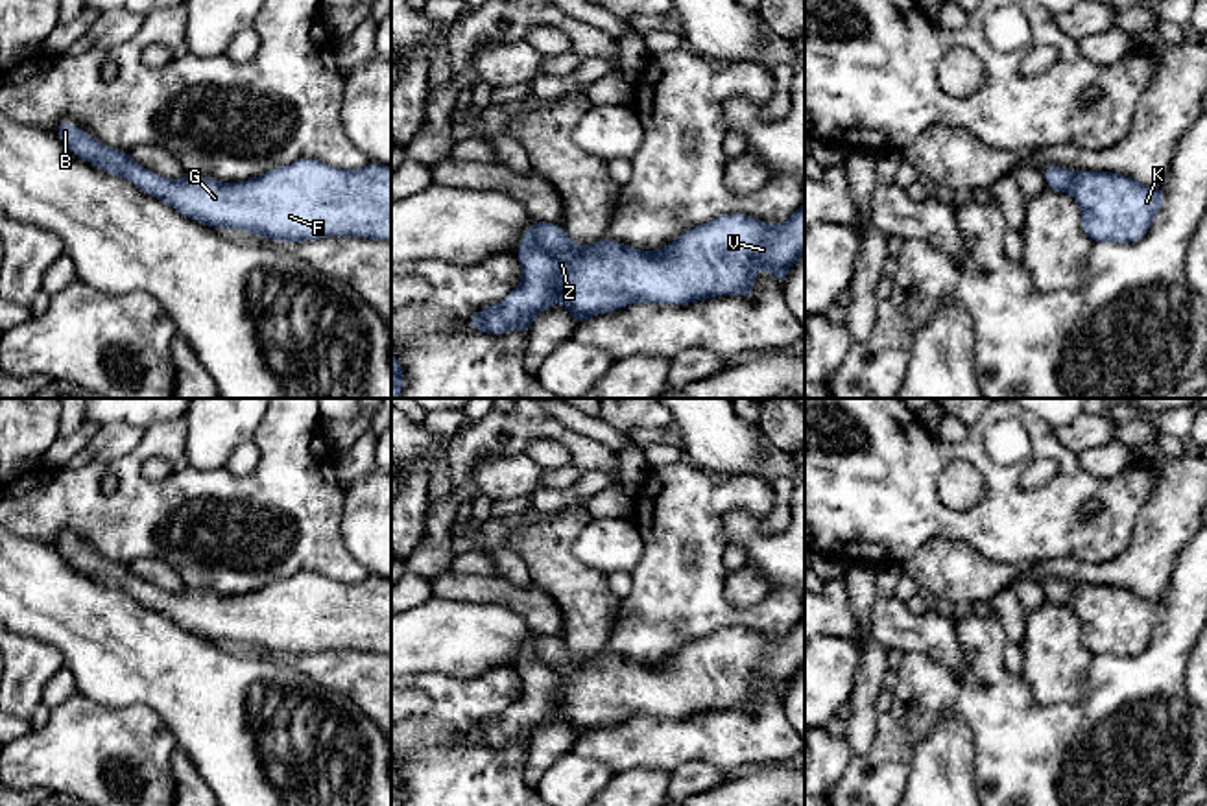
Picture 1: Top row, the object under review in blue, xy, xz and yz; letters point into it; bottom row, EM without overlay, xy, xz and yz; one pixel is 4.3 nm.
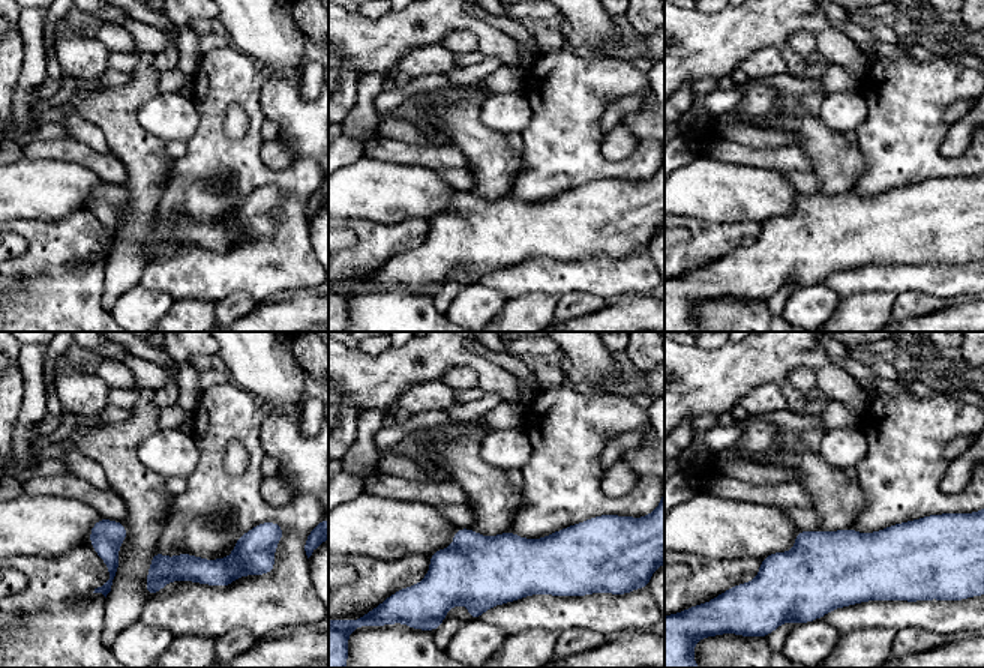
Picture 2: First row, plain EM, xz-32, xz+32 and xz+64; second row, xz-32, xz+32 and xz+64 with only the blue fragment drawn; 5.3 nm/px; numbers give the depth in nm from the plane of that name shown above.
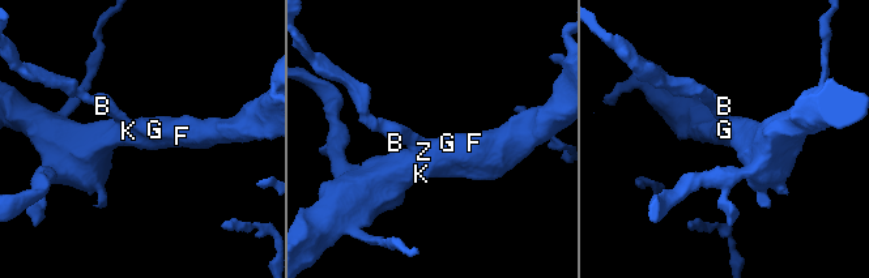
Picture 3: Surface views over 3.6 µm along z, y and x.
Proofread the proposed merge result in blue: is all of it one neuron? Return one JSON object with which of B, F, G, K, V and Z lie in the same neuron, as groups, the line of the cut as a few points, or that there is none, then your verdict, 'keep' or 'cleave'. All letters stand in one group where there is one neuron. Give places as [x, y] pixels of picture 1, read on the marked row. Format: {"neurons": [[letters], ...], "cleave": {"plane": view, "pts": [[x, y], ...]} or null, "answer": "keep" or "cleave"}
{"neurons": [["B", "F", "G", "K", "V", "Z"]], "cleave": null, "answer": "keep"}

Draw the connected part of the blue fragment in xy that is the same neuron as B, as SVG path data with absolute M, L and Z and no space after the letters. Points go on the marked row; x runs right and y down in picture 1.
M61 120L55 135L76 157L131 181L140 192L205 227L279 242L391 238L391 166L369 162L362 170L341 170L301 157L238 183L188 173L175 181L142 168L127 151L94 140L70 120Z

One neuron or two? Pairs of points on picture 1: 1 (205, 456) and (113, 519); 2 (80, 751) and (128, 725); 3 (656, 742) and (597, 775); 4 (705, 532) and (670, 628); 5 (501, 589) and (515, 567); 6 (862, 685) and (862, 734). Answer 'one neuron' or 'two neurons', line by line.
1: two neurons
2: one neuron
3: two neurons
4: one neuron
5: two neurons
6: one neuron

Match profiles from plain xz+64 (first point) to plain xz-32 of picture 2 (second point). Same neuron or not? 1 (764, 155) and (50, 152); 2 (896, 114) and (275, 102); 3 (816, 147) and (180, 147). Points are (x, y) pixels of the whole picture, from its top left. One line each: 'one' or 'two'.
1: one
2: two
3: two

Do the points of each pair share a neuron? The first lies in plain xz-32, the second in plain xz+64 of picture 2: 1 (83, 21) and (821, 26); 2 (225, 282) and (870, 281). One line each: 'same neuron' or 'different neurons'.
1: same neuron
2: same neuron

